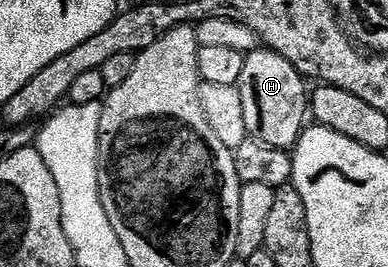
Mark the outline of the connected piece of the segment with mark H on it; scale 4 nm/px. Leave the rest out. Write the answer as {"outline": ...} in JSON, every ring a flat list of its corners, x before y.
{"outline":[[260,46,254,52,246,53,245,67,241,69,241,78,237,87,241,94,241,102,245,105,245,126,248,137,265,142,268,148,294,149,309,120,309,84,305,77,288,60,281,58,281,54,272,52,266,46]]}

